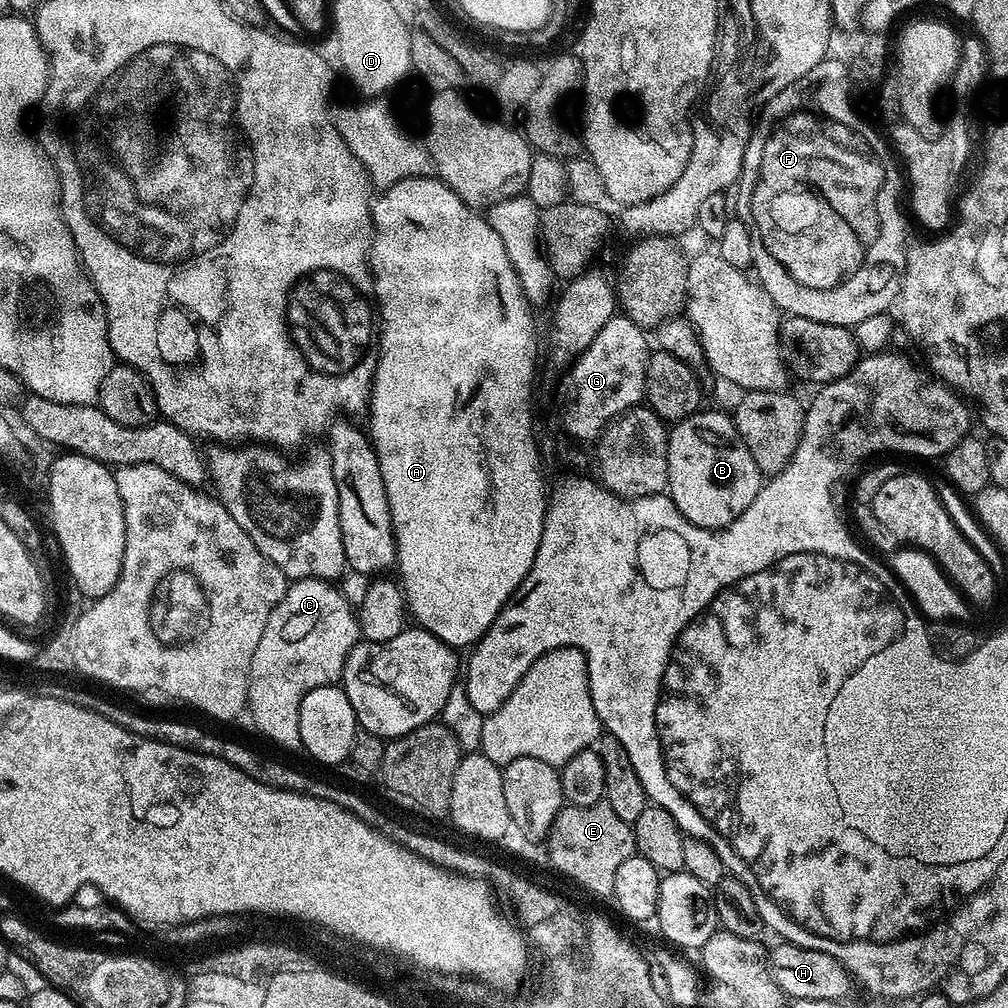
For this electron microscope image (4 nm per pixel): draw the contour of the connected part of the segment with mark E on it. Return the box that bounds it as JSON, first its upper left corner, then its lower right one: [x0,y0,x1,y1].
[551,802,637,897]

